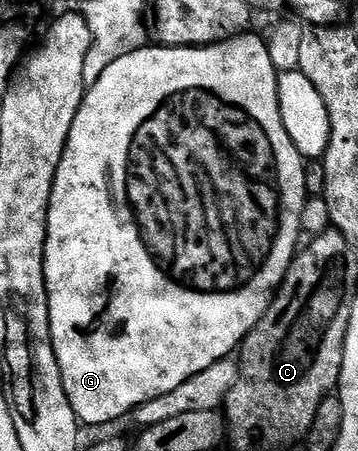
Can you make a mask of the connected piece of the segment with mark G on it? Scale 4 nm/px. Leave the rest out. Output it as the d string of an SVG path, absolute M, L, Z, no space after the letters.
M244 31L236 36L228 37L226 41L216 41L213 45L151 48L144 47L129 55L116 56L100 71L99 78L92 85L90 82L89 88L84 92L81 107L73 119L73 127L69 131L69 139L63 148L61 163L55 172L51 198L47 204L47 238L43 243L43 270L47 280L51 346L59 364L65 395L73 407L76 418L84 426L107 425L110 421L121 420L122 417L124 420L131 410L136 409L141 403L145 403L149 399L157 399L157 395L165 395L169 391L173 391L173 387L181 387L181 383L185 383L185 379L197 375L197 371L205 371L205 367L213 367L215 361L230 358L242 346L243 340L254 329L255 324L267 314L267 308L272 303L273 294L283 284L287 268L295 259L297 246L300 244L299 237L301 238L301 207L308 199L307 188L305 187L305 159L299 154L297 147L293 147L293 139L289 139L289 131L285 131L285 123L281 123L279 73L273 67L273 59L269 59L267 42L262 36L254 37L251 31Z

